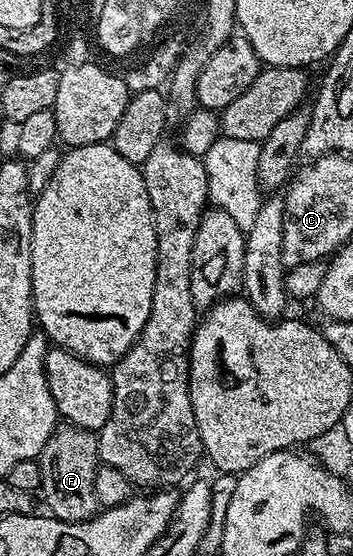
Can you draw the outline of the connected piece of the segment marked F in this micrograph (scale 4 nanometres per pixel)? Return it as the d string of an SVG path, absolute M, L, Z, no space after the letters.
M59 425L47 439L38 459L42 470L42 500L44 496L47 511L53 517L76 524L97 515L100 507L94 492L94 480L101 461L97 433L76 425Z

